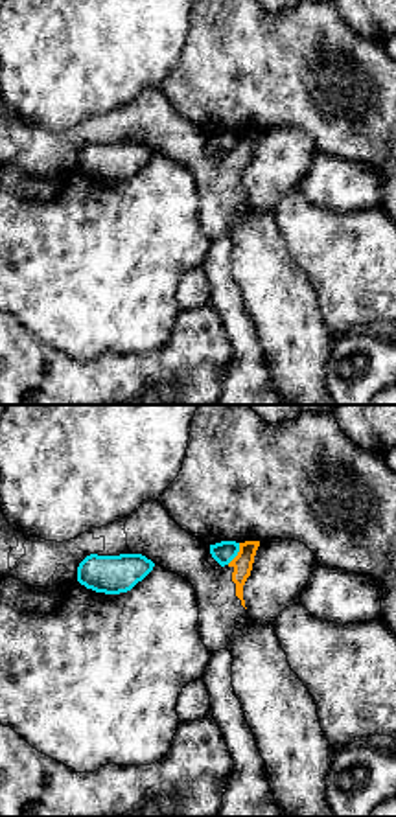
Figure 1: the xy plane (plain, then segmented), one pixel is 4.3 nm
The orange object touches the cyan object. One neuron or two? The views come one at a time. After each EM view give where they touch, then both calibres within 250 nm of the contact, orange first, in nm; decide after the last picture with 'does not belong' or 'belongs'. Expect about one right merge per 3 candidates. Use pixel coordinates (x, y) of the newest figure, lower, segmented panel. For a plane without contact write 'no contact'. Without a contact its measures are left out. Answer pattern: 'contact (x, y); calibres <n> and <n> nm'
contact (238, 554); calibres 90 and 100 nm

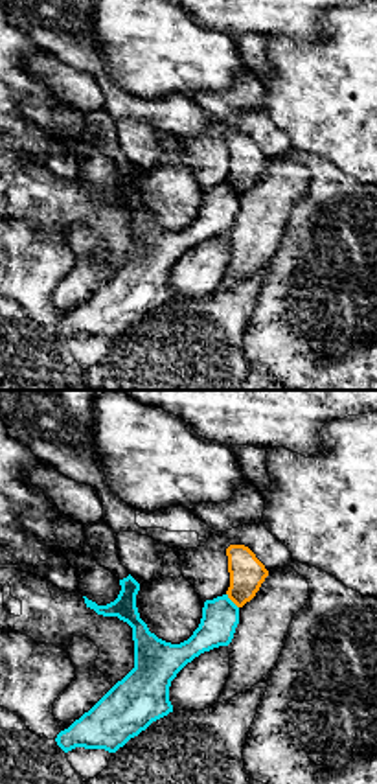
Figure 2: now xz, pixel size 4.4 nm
contact (230, 599); calibres 160 and 160 nm

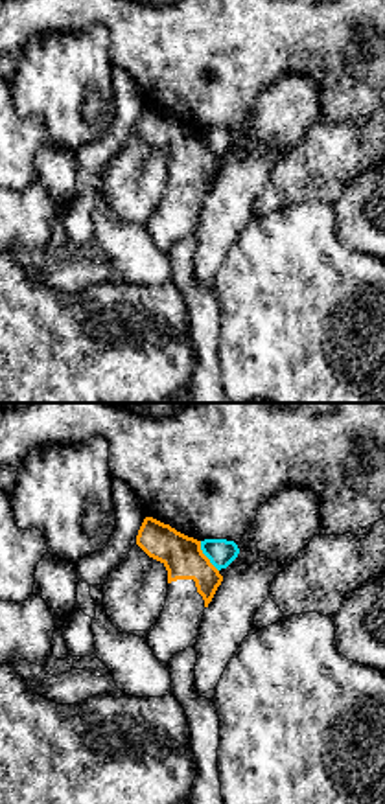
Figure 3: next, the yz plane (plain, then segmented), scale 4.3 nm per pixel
contact (205, 556); calibres 180 and 120 nm

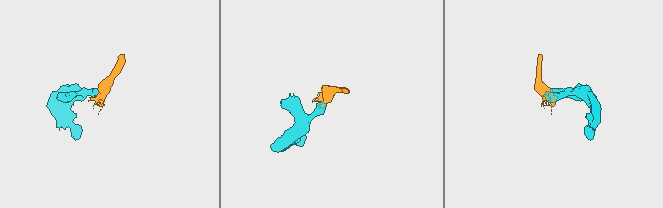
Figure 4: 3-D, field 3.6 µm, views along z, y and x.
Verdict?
does not belong

